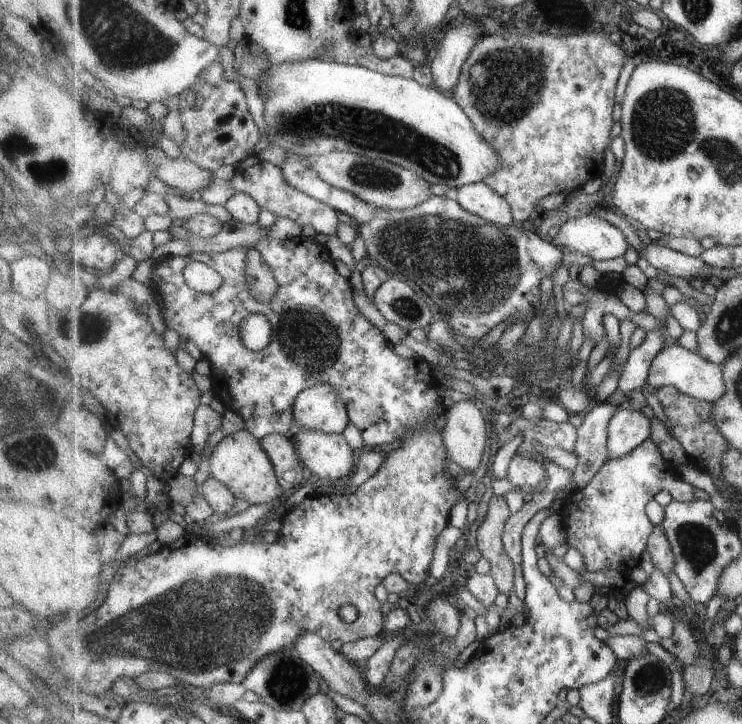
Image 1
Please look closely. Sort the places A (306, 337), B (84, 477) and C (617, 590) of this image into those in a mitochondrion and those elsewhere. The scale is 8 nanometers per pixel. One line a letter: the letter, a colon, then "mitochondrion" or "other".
A: mitochondrion
B: other
C: other

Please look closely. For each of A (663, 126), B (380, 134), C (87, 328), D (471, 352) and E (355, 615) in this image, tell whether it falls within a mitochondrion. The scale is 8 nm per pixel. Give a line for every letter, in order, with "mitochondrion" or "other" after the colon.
A: mitochondrion
B: mitochondrion
C: mitochondrion
D: other
E: other

